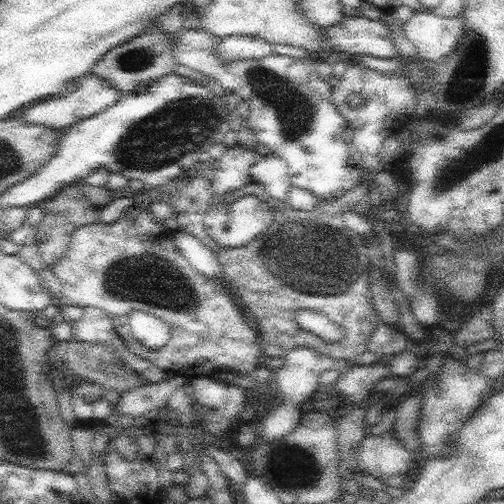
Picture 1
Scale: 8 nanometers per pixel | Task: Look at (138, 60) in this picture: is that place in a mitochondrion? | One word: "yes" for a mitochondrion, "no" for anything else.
yes

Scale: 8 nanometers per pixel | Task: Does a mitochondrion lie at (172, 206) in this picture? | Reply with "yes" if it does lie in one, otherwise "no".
no

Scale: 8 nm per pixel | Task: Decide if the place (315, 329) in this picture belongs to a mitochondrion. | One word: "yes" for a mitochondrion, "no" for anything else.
no

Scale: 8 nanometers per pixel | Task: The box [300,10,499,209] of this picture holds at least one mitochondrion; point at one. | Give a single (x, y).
(468, 78)

